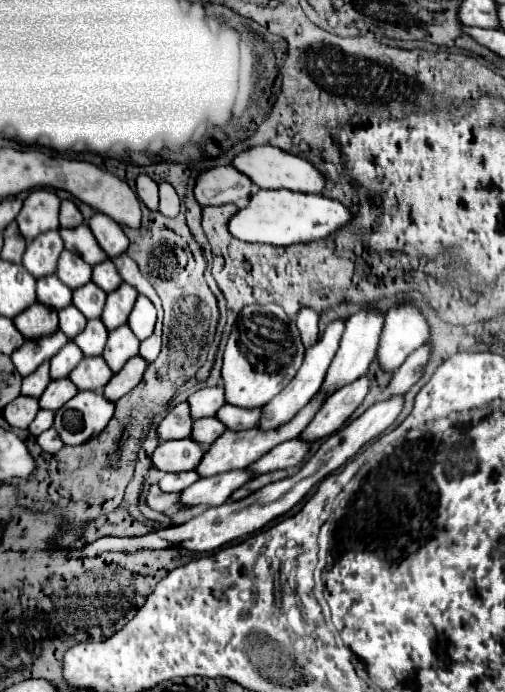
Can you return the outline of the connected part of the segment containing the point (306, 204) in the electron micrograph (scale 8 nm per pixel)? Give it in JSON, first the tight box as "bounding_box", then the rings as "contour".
{"bounding_box":[228,189,352,245],"contour":[[[258,189],[250,197],[250,205],[240,209],[228,223],[230,233],[236,239],[248,243],[268,243],[268,245],[296,245],[296,243],[312,243],[330,237],[332,233],[348,227],[352,223],[352,211],[336,199],[312,193],[296,193],[288,189],[266,191]]]}

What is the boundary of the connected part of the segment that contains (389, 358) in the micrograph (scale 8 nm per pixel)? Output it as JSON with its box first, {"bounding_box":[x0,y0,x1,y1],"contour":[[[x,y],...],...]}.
{"bounding_box":[378,301,430,371],"contour":[[[404,301],[386,313],[378,345],[378,363],[384,371],[398,369],[404,359],[428,341],[430,325],[418,305]]]}

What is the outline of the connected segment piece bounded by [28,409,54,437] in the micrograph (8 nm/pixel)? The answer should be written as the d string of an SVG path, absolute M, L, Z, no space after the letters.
M40 409L38 415L34 417L32 425L28 427L28 431L30 431L34 437L38 437L40 431L46 431L46 429L52 427L52 421L54 421L54 413L52 413L52 411L46 411L46 409Z

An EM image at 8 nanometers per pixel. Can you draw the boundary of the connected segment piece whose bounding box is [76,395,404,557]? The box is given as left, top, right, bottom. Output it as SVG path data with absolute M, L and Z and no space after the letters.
M394 395L386 401L374 403L372 407L368 407L358 419L354 419L350 425L346 425L344 429L336 431L334 435L330 435L320 449L308 459L308 463L292 477L286 477L284 481L266 485L264 489L254 491L252 495L248 495L242 501L232 501L232 503L224 503L220 507L212 507L206 509L204 513L196 515L194 519L190 519L184 525L174 525L174 527L160 527L158 531L152 531L144 537L138 539L120 539L120 537L102 537L86 547L82 547L76 557L92 557L92 555L100 555L104 551L138 551L138 549L164 549L164 547L182 547L182 549L190 549L190 551L214 551L218 547L222 547L228 541L234 541L242 535L254 533L258 529L262 529L266 523L270 523L272 519L276 519L278 515L284 515L286 511L290 511L298 501L302 501L308 491L318 485L326 475L330 475L332 471L336 471L340 465L344 465L350 457L354 457L362 445L366 445L368 441L372 441L374 437L378 437L382 431L386 431L396 417L400 415L404 407L404 395Z

